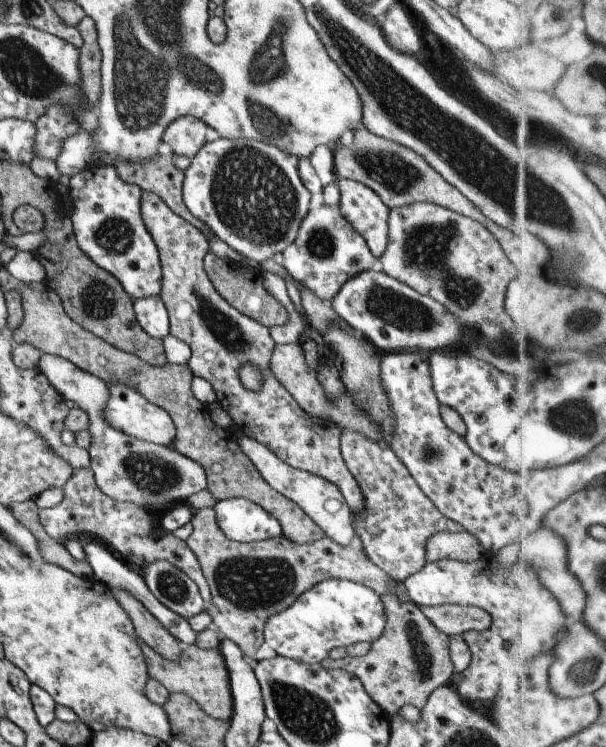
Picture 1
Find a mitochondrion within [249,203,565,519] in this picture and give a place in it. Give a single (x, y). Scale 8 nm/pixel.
(423, 250)

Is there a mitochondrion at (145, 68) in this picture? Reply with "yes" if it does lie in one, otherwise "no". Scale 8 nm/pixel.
yes

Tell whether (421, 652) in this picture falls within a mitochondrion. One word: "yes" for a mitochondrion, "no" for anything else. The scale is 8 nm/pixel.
yes

